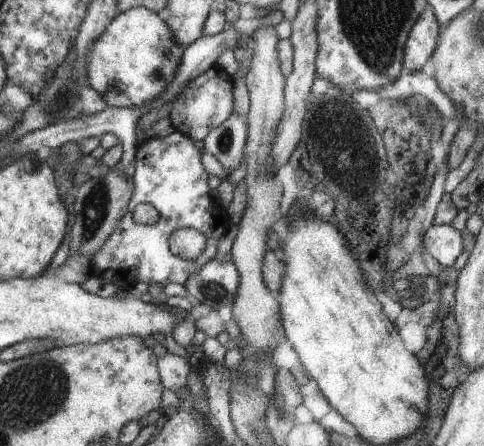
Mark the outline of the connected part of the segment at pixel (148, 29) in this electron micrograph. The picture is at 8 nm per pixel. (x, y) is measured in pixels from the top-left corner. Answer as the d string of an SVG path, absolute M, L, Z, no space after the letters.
M144 7L128 9L116 15L106 30L93 42L87 58L87 81L97 90L108 107L137 108L158 100L177 73L185 48L169 29L165 16Z

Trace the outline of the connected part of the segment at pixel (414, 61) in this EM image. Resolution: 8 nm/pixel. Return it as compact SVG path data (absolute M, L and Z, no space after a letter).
M424 10L410 29L405 44L402 66L410 72L420 71L422 66L430 60L438 39L440 26L432 10Z

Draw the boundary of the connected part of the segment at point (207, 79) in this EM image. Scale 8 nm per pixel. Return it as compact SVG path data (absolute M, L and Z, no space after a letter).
M217 64L206 69L196 79L191 80L175 98L169 117L176 131L191 137L194 141L203 138L233 114L234 78Z

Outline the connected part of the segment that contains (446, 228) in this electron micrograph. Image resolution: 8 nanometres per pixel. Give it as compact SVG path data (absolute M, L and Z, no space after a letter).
M460 223L432 225L423 236L423 248L432 258L436 258L446 269L454 266L456 258L462 254L462 227Z

